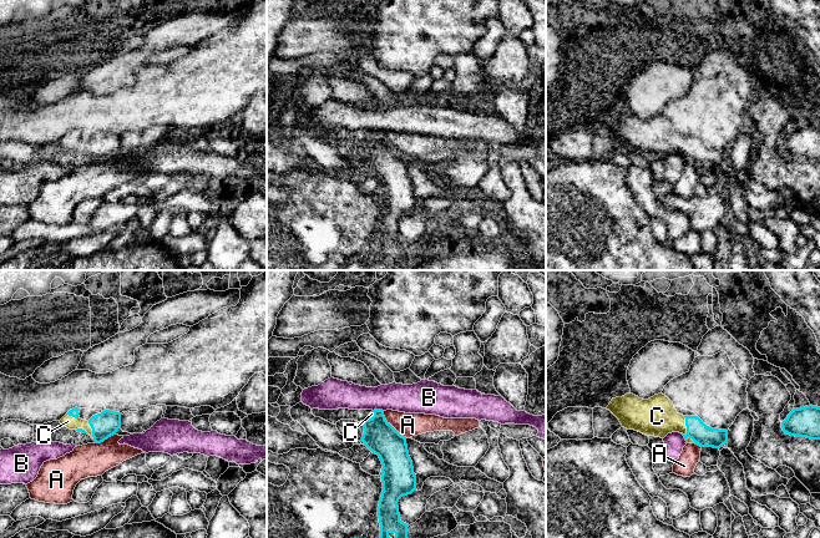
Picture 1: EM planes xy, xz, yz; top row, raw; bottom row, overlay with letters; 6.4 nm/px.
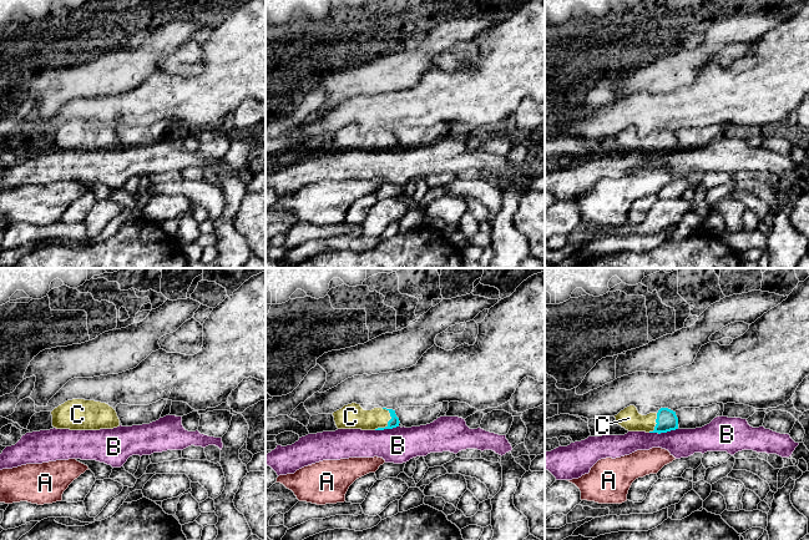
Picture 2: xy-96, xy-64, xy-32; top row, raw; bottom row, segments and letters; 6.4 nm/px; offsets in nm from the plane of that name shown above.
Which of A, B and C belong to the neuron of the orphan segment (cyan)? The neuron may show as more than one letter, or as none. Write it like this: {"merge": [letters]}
{"merge": ["C"]}

